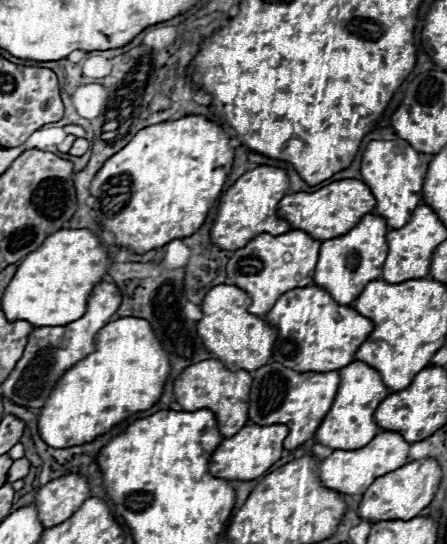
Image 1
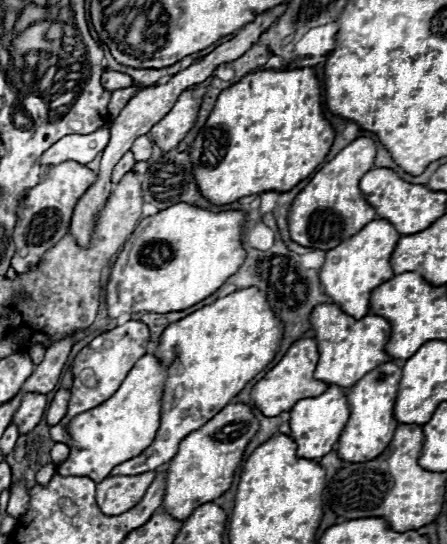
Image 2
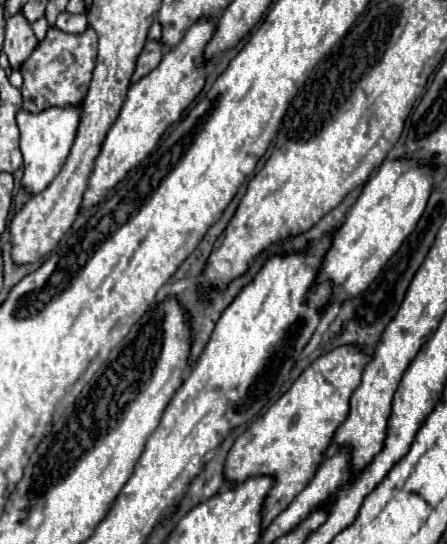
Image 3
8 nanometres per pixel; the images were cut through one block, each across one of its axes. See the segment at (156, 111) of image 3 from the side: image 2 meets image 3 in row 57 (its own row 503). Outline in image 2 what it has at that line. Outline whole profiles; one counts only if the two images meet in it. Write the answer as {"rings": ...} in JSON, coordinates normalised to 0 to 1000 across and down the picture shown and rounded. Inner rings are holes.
{"rings":[[[510,743],[492,761],[483,761],[483,768],[421,798],[421,805],[403,813],[394,842],[376,853],[371,912],[362,923],[367,938],[376,938],[394,956],[412,956],[456,923],[474,923],[497,912],[519,893],[523,871],[541,857],[546,827],[577,790],[582,776],[555,743]]]}

